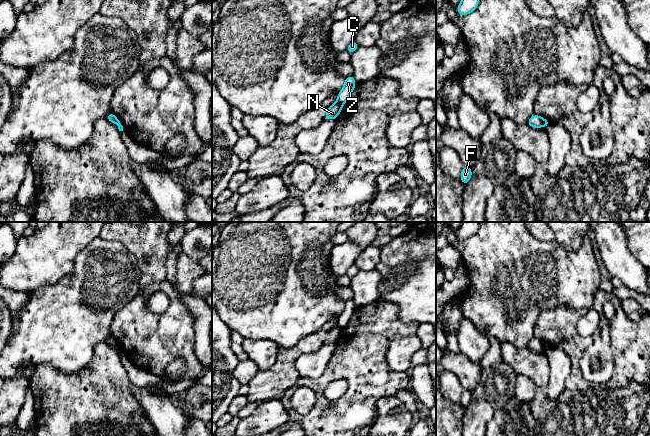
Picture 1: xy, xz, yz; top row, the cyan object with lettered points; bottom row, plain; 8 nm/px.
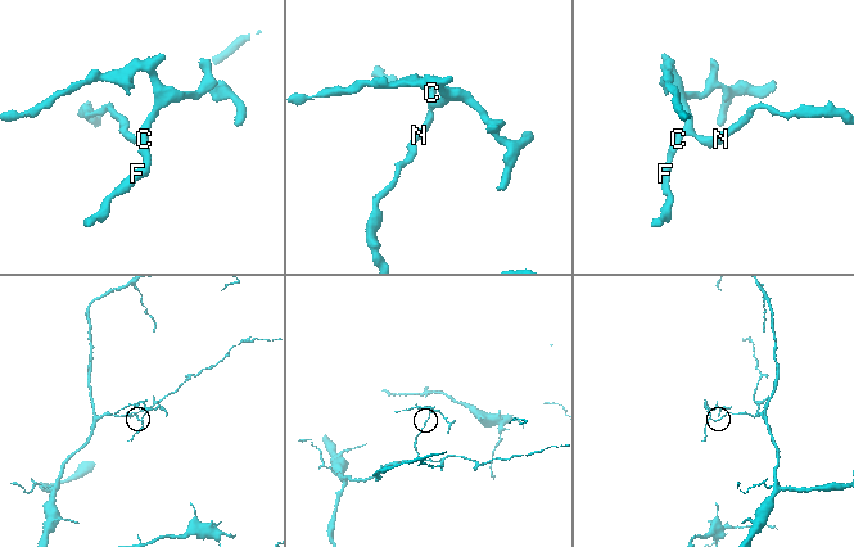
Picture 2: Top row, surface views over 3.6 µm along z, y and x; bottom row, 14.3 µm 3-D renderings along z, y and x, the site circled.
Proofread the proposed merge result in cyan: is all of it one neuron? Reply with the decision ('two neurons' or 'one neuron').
two neurons

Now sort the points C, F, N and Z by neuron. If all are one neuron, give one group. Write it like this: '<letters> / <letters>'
C F Z / N

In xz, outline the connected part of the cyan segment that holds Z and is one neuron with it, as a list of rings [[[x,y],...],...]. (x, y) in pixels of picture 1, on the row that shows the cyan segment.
[[[353,75],[345,77],[344,86],[342,90],[337,94],[337,101],[340,104],[343,105],[347,102],[356,84],[357,83]]]

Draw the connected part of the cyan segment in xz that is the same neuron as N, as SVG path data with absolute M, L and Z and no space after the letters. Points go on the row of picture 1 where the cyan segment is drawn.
M336 102L336 103L332 104L327 109L324 120L326 121L326 120L337 119L337 117L340 114L341 110L342 110L342 104L340 104L339 102Z

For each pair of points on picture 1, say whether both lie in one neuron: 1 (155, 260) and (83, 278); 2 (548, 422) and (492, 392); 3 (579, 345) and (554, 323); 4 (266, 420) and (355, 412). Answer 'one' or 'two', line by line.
1: two
2: two
3: one
4: two

